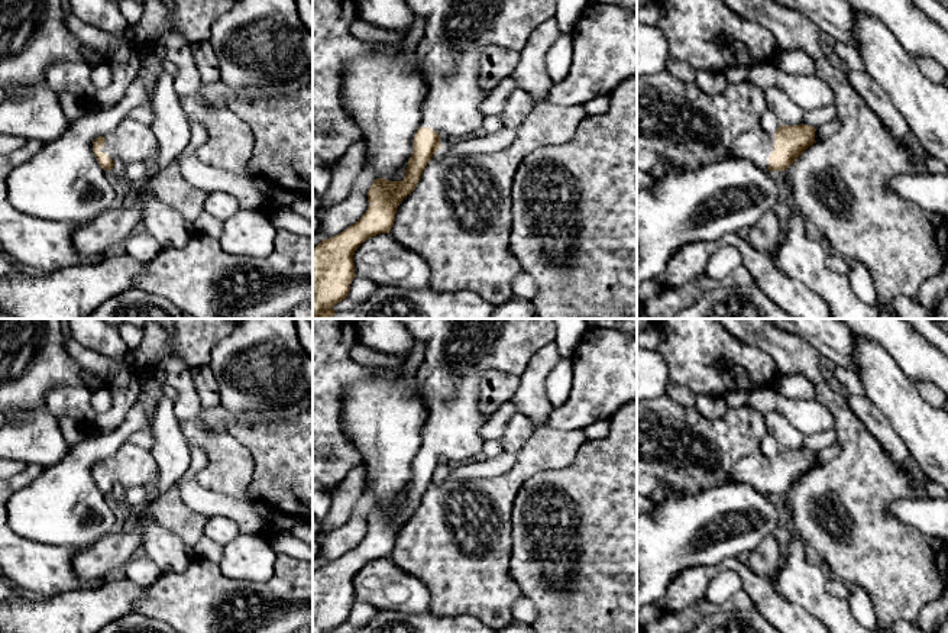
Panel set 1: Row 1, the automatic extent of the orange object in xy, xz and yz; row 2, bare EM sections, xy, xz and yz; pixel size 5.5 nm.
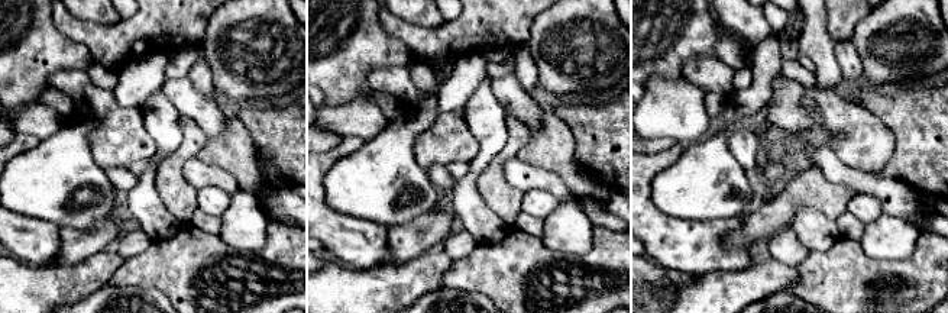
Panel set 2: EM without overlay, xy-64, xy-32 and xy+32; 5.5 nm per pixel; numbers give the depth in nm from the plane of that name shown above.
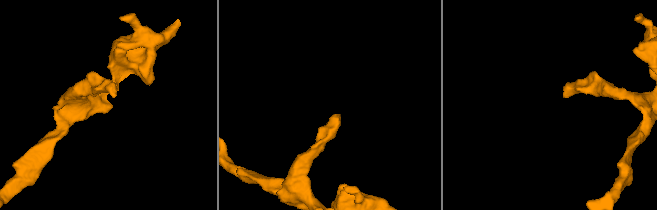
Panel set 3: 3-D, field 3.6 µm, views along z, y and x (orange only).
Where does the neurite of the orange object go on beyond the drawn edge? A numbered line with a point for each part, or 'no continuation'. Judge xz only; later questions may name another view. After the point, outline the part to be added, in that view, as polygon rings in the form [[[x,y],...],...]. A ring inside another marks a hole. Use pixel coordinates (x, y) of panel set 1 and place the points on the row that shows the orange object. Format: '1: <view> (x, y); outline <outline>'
1: xz (456, 32); outline [[[405,0],[414,20],[423,20],[417,56],[427,84],[420,127],[450,136],[466,136],[482,127],[485,116],[481,106],[486,96],[479,87],[478,72],[483,49],[499,45],[522,49],[530,35],[554,17],[554,0]]]

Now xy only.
1: xy (130, 141); outline [[[130,117],[123,119],[114,130],[107,132],[103,138],[104,145],[100,152],[107,154],[111,161],[120,159],[124,164],[145,161],[159,151],[151,127]]]

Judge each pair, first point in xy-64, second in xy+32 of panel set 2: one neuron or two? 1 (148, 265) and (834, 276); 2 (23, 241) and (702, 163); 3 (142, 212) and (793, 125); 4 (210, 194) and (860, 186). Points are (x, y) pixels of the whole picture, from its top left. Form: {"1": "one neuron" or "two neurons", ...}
{"1": "one neuron", "2": "two neurons", "3": "two neurons", "4": "two neurons"}

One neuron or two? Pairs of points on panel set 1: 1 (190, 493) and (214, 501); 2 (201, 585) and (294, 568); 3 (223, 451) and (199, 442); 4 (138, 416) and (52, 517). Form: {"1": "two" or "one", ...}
{"1": "one", "2": "one", "3": "one", "4": "one"}

